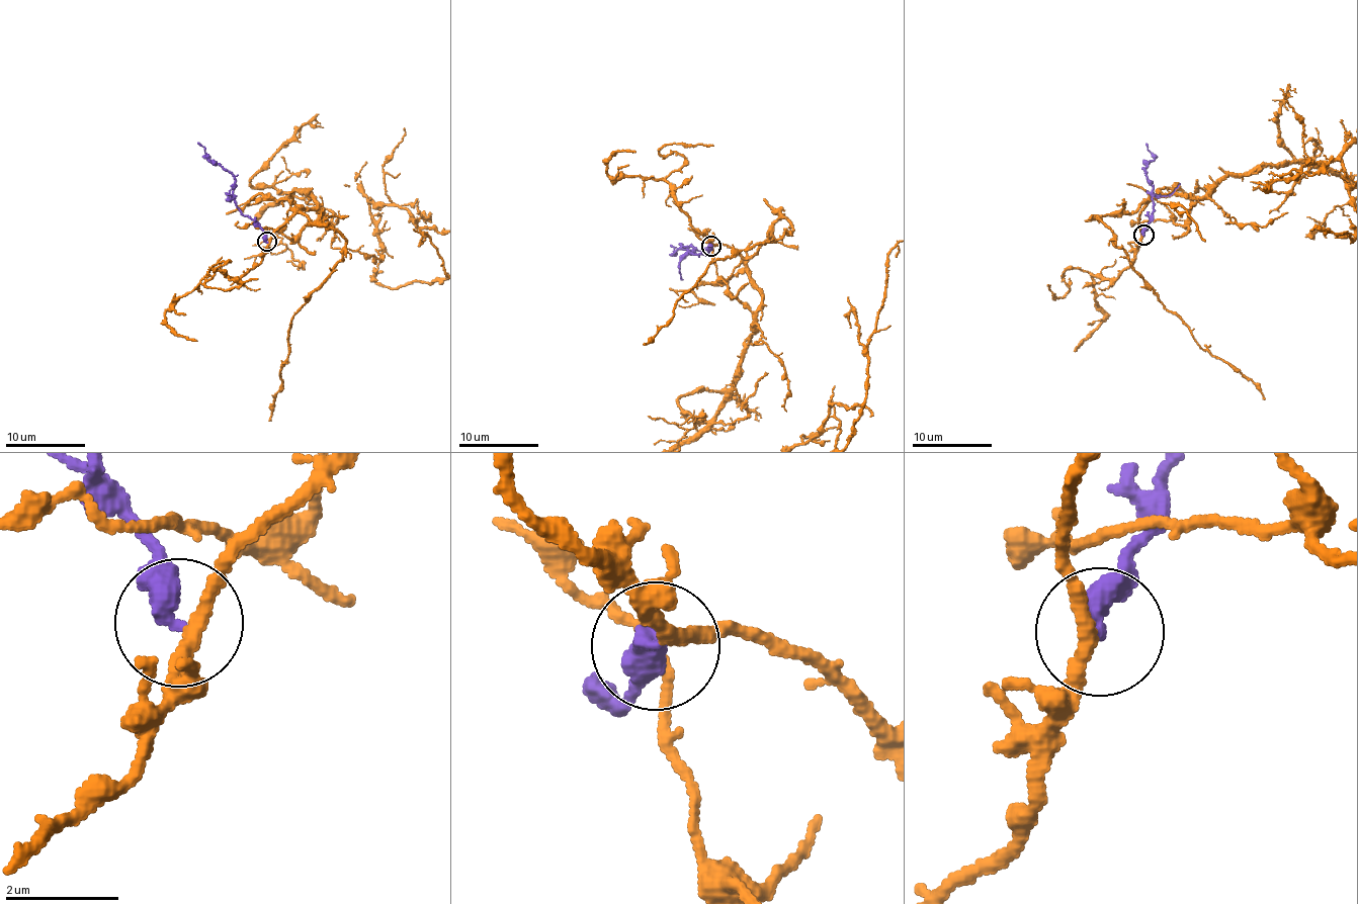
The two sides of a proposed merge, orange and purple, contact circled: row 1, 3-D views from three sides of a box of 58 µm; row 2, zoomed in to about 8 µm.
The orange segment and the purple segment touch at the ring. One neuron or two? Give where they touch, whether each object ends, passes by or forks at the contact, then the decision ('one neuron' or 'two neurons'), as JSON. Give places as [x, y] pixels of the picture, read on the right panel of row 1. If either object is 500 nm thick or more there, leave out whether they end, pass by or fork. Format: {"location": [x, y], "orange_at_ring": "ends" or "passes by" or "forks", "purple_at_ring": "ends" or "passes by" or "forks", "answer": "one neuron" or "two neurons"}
{"location": [1143, 235], "orange_at_ring": "passes by", "purple_at_ring": "ends", "answer": "one neuron"}

